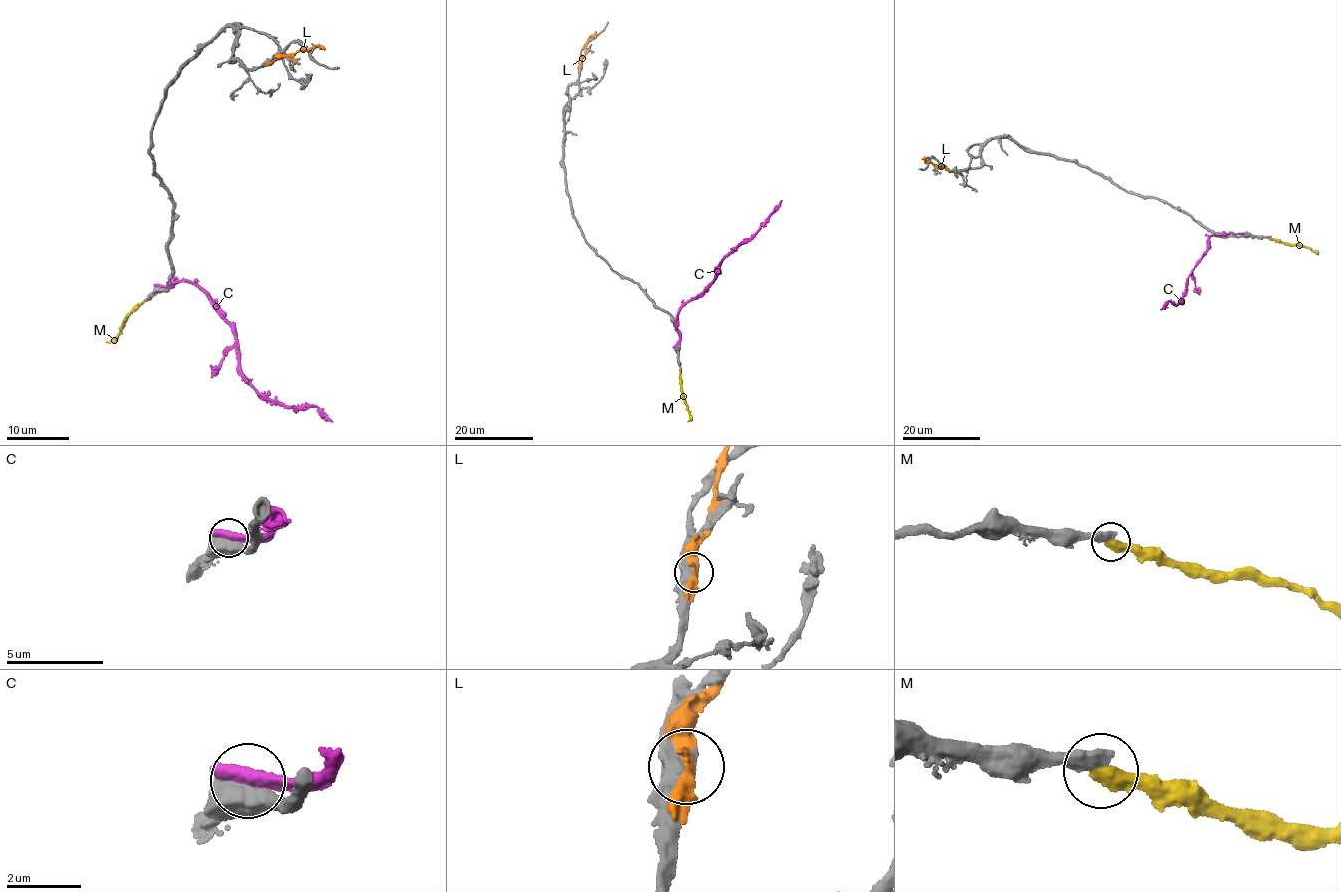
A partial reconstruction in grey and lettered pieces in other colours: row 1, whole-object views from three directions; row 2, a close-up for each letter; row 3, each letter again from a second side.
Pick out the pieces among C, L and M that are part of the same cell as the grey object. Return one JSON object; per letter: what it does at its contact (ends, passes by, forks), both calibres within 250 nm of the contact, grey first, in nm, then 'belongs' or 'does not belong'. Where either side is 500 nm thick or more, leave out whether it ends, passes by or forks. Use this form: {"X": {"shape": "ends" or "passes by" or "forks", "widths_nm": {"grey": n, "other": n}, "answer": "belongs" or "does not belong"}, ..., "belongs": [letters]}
{"C": {"widths_nm": {"grey": 650, "other": 550}, "answer": "does not belong"}, "L": {"shape": "passes by", "widths_nm": {"grey": 440, "other": 280}, "answer": "does not belong"}, "M": {"shape": "ends", "widths_nm": {"grey": 360, "other": 400}, "answer": "does not belong"}, "belongs": []}

